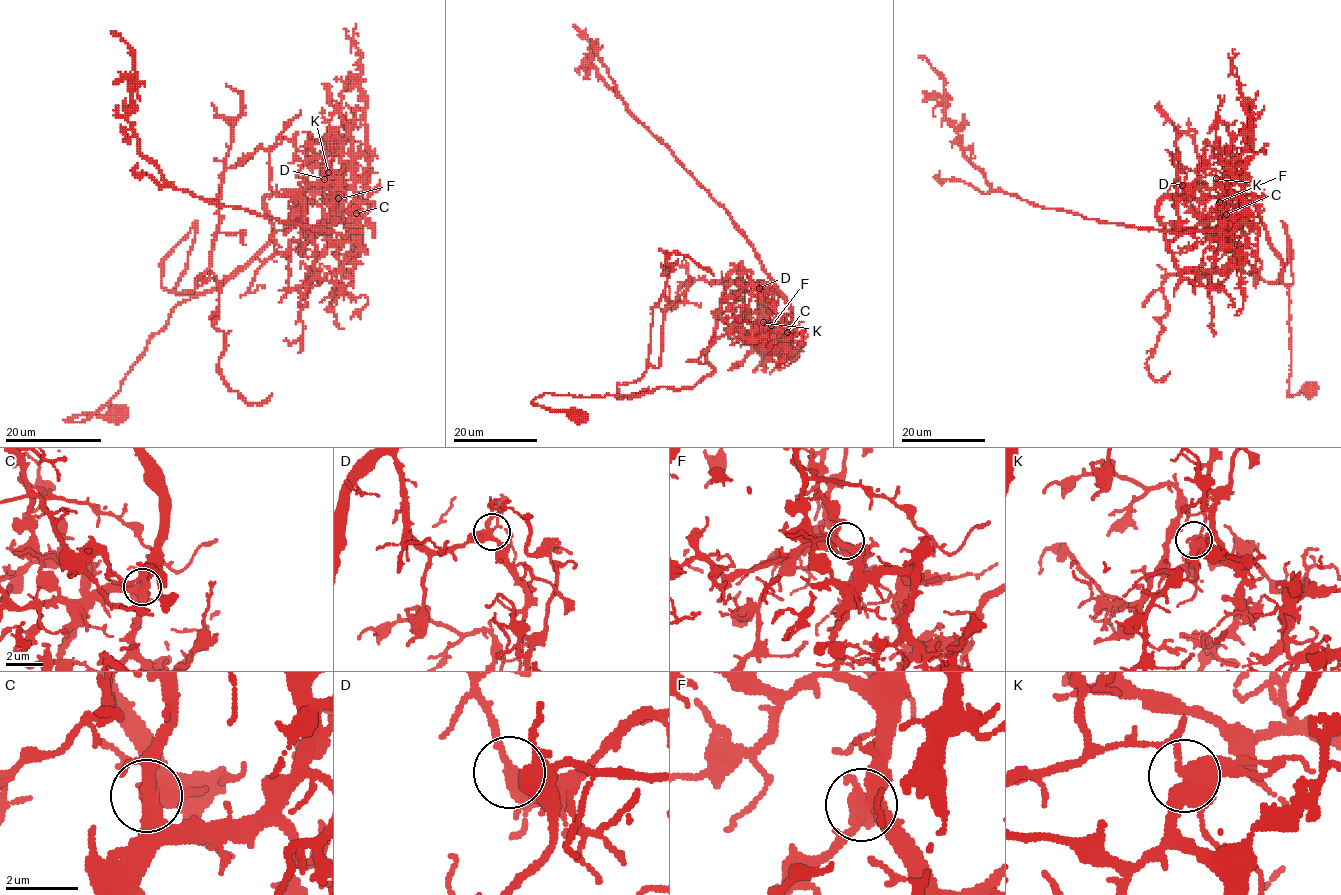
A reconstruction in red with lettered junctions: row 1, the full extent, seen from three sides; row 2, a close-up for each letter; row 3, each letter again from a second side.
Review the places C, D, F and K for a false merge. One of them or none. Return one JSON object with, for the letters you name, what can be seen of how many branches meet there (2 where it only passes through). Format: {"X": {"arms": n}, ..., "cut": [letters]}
{"K": {"arms": 5}, "cut": ["K"]}

